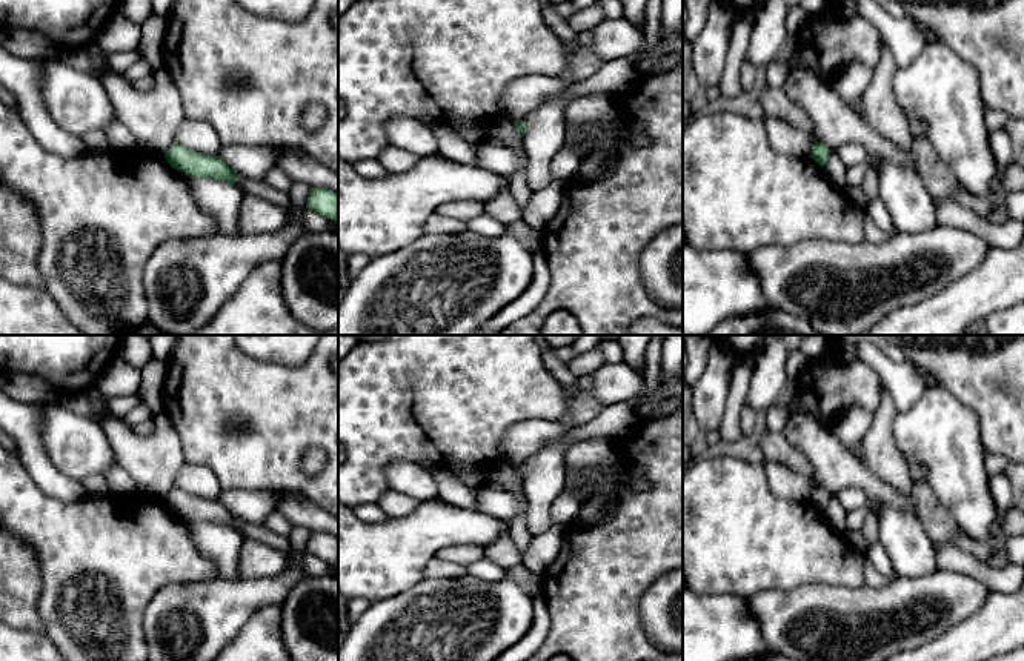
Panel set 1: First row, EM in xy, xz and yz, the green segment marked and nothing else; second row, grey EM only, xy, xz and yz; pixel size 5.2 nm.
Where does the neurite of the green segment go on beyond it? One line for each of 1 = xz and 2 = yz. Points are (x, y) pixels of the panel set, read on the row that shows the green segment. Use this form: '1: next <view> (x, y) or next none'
1: next none
2: next none

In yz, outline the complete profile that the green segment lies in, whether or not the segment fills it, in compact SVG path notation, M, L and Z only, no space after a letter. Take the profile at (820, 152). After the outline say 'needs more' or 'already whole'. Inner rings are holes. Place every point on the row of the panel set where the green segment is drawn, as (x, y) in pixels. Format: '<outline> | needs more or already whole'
M815 141L810 149L810 158L813 158L821 168L826 166L829 157L832 154L832 149L829 149L826 144Z | already whole

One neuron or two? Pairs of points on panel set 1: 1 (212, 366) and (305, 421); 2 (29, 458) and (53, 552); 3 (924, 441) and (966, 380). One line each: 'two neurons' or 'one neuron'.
1: one neuron
2: two neurons
3: two neurons

